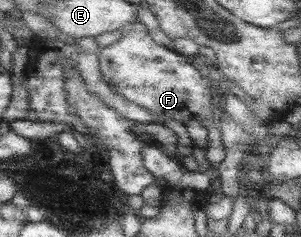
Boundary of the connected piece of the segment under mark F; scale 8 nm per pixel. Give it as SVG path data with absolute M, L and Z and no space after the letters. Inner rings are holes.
M137 20L120 28L119 32L120 39L100 49L98 58L102 79L112 85L118 95L148 111L153 123L178 121L186 125L196 121L207 125L214 120L210 104L212 83L190 64L188 57L170 47L157 45Z

